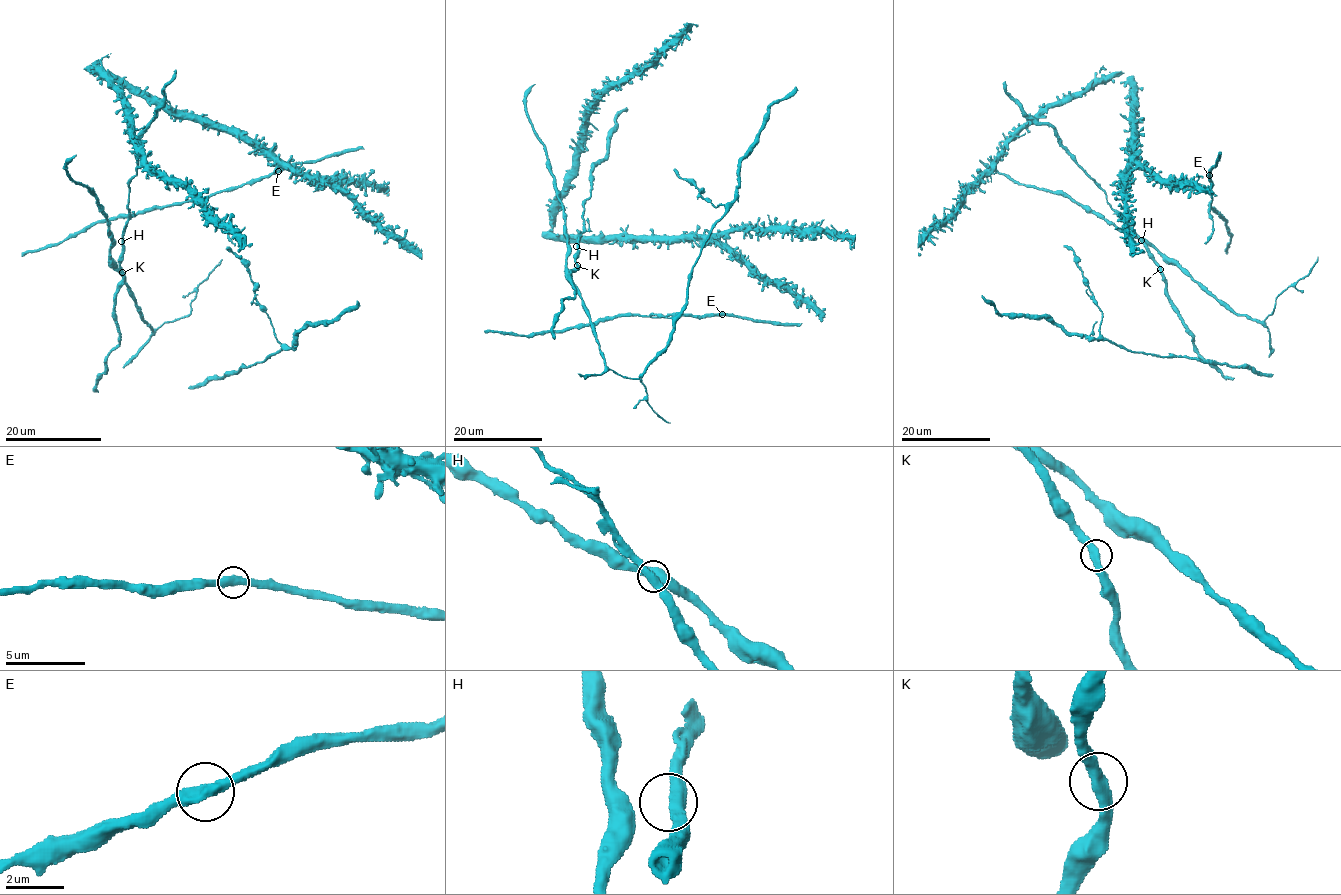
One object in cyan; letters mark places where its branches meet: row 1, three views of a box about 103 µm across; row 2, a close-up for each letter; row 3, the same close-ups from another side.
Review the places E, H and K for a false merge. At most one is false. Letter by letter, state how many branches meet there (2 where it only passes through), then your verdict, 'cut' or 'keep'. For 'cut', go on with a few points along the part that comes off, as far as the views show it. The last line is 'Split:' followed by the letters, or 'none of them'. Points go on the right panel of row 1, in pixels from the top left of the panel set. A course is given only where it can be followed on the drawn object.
E: branches 2; keep
H: branches 2; keep
K: branches 2; keep
Split: none of them

